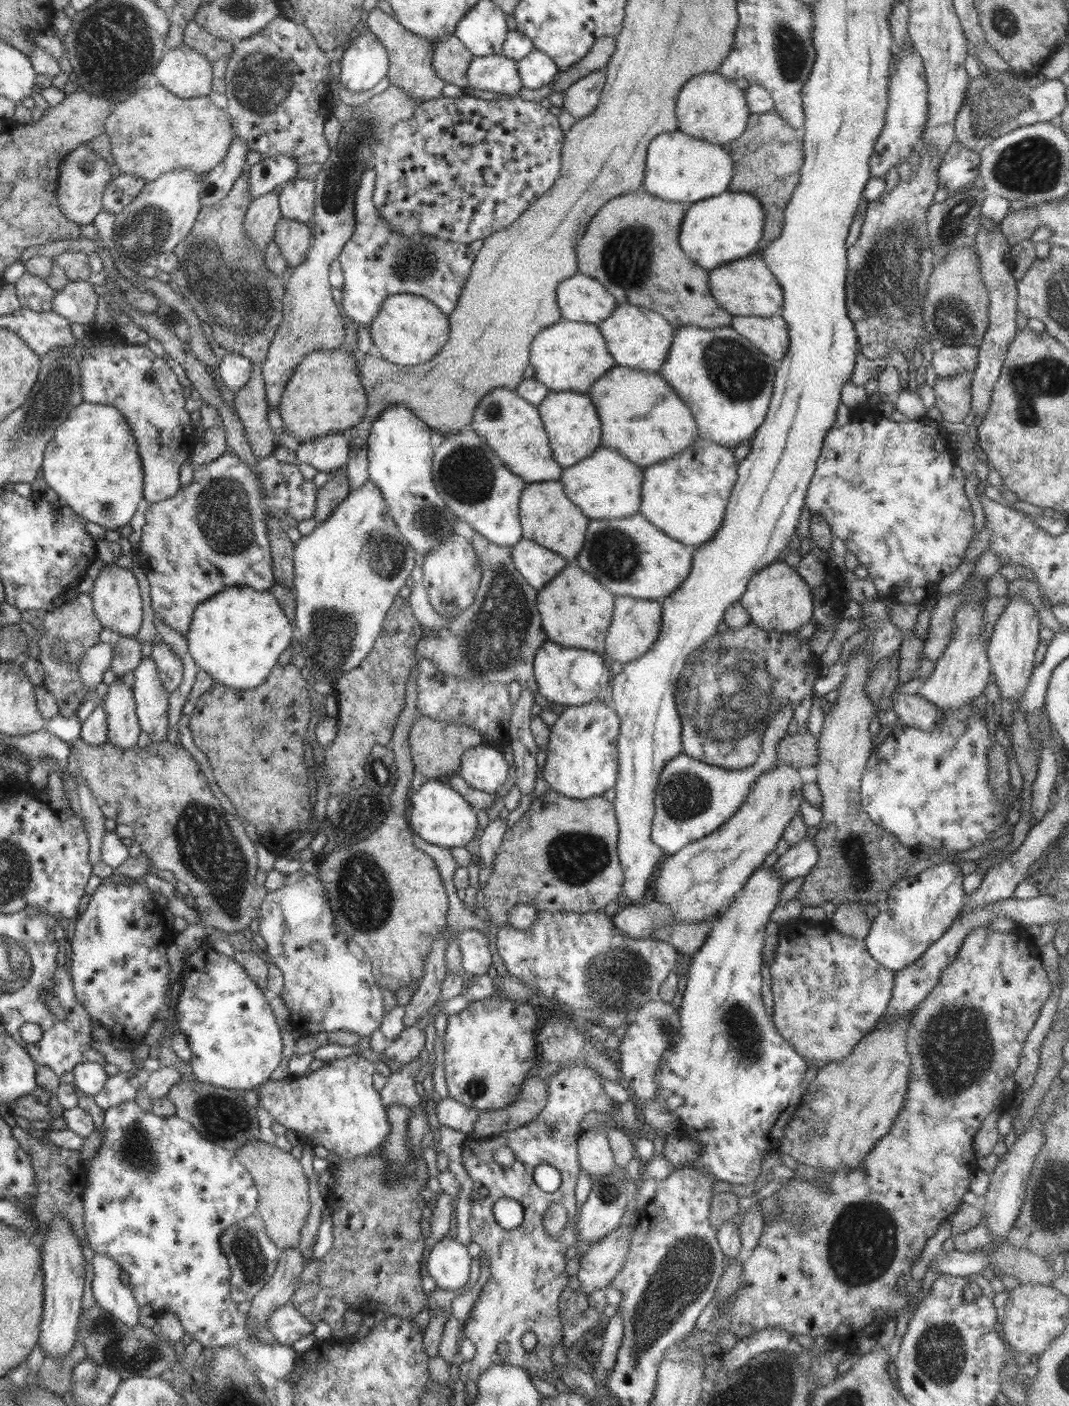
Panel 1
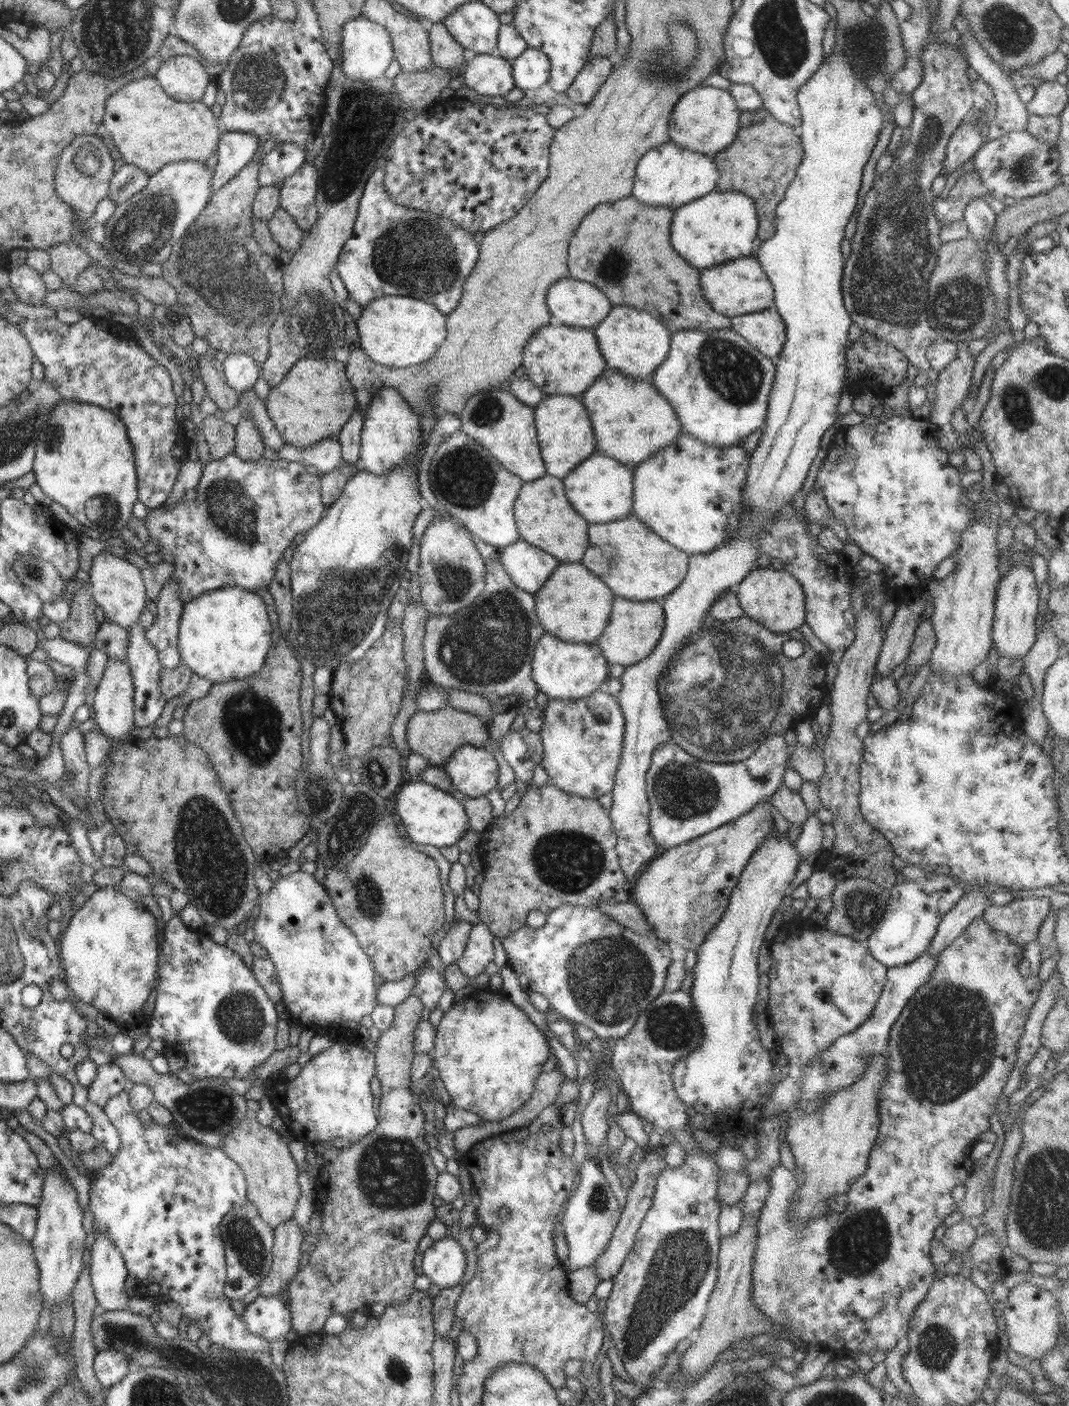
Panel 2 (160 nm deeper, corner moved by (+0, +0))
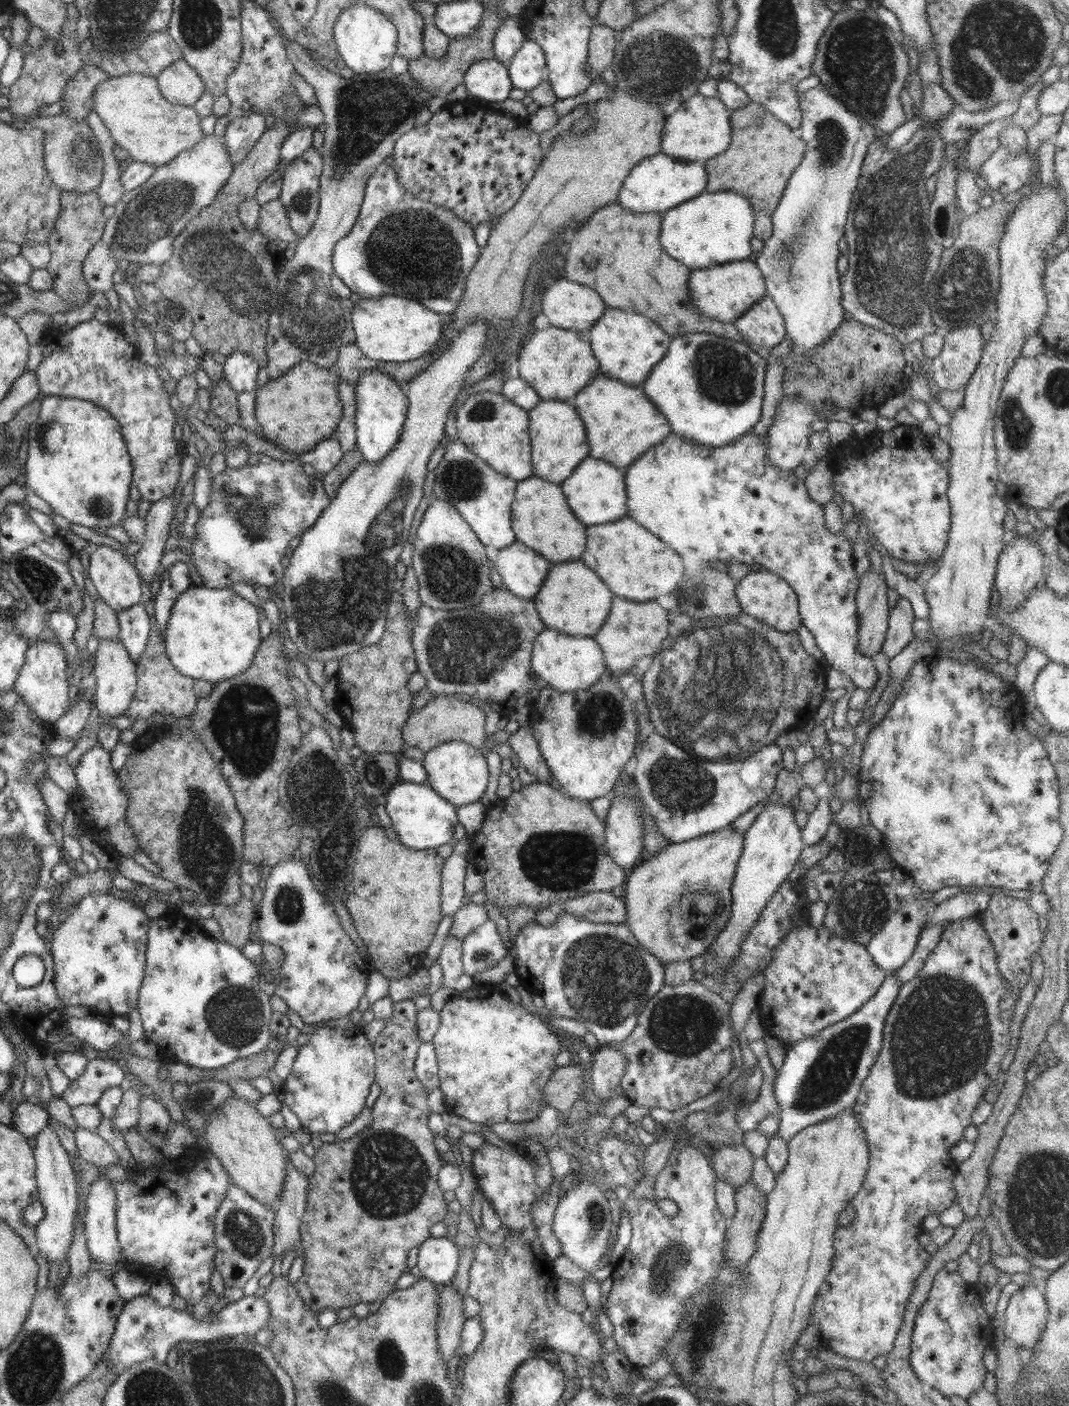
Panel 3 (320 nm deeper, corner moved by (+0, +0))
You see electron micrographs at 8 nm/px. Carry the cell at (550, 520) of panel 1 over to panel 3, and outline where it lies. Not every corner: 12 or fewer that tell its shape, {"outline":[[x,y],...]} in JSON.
{"outline":[[517,481],[511,527],[552,564],[578,560],[586,526],[561,485]]}

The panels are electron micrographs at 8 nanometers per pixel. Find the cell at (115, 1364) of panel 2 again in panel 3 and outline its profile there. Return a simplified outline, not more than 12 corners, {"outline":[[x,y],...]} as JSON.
{"outline":[[259,1293],[199,1321],[149,1295],[125,1302],[104,1362],[119,1375],[180,1343],[269,1326]]}

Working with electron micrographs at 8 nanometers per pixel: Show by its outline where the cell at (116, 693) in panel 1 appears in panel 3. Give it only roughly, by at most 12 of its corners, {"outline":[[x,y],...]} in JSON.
{"outline":[[100,640],[90,692],[100,718],[125,714],[138,682],[119,640]]}

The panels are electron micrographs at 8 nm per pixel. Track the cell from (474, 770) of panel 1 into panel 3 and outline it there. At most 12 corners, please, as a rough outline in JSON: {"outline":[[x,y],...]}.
{"outline":[[448,741],[421,764],[426,784],[456,807],[481,800],[482,750]]}

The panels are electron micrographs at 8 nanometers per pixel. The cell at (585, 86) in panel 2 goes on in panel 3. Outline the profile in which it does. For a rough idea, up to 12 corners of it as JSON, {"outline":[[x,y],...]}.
{"outline":[[594,23],[589,38],[591,81],[613,63],[616,33]]}

